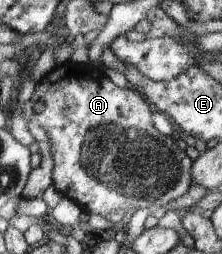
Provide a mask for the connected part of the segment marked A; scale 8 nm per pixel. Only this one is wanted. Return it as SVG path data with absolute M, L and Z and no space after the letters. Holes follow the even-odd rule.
M68 60L63 64L56 64L55 68L51 70L46 76L36 84L32 98L23 104L23 118L29 122L37 122L47 134L49 134L49 142L51 142L51 154L53 154L54 168L52 171L53 186L57 191L66 198L77 202L84 212L100 215L101 217L107 216L109 212L118 210L137 210L143 208L159 208L169 204L169 202L183 196L191 184L191 166L192 161L187 156L186 152L181 150L174 137L169 137L161 134L153 126L152 114L153 107L149 104L135 89L120 88L115 86L105 74L103 70L96 66L88 64L77 64ZM37 102L43 102L45 109L41 113L35 113L34 105Z

